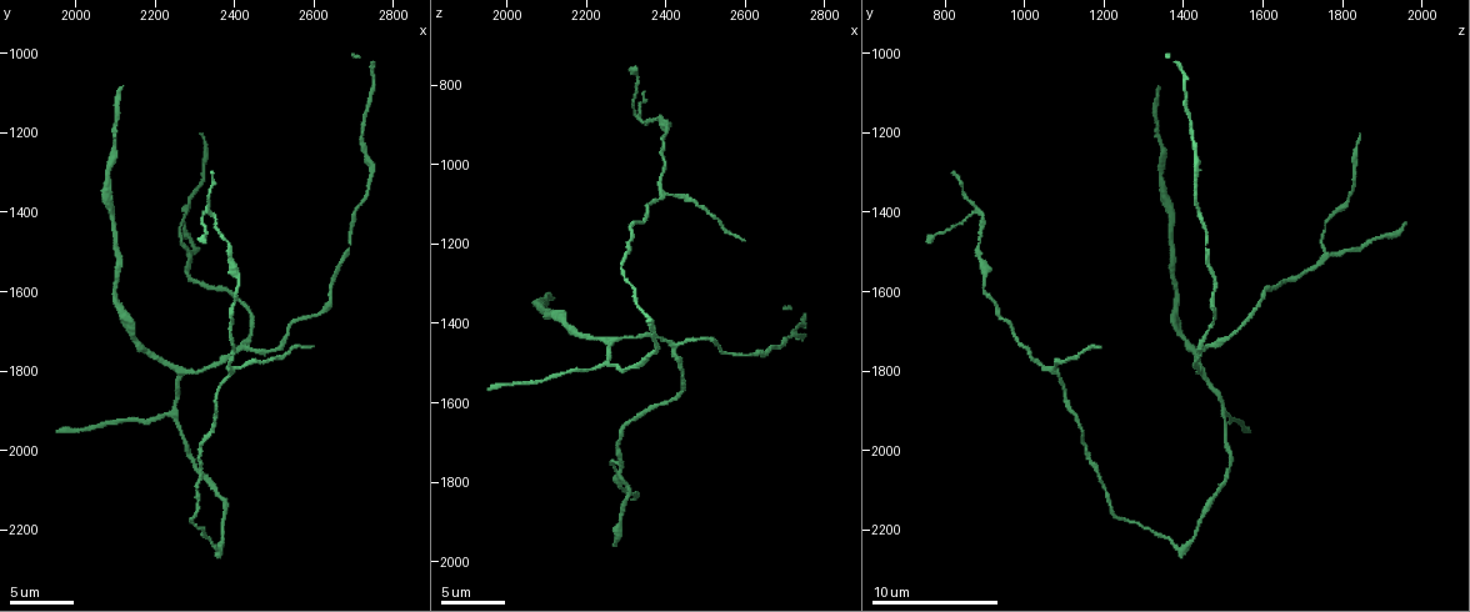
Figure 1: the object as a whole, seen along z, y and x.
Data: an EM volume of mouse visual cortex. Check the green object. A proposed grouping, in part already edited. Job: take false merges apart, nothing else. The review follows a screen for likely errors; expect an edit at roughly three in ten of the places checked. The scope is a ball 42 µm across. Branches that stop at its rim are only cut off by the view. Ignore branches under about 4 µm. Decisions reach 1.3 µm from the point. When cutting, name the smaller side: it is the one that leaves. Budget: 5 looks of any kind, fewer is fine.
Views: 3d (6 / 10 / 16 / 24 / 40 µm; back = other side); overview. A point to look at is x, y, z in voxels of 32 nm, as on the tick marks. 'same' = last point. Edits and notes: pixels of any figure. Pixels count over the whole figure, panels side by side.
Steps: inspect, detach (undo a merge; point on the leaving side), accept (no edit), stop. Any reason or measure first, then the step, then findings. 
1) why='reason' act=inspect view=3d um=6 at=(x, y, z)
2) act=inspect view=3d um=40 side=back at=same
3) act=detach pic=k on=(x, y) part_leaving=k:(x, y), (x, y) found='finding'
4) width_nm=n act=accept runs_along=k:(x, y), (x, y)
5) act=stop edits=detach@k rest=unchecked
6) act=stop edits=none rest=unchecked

why='three-way junction' act=inspect view=3d um=16 at=(2420, 1745, 1460)

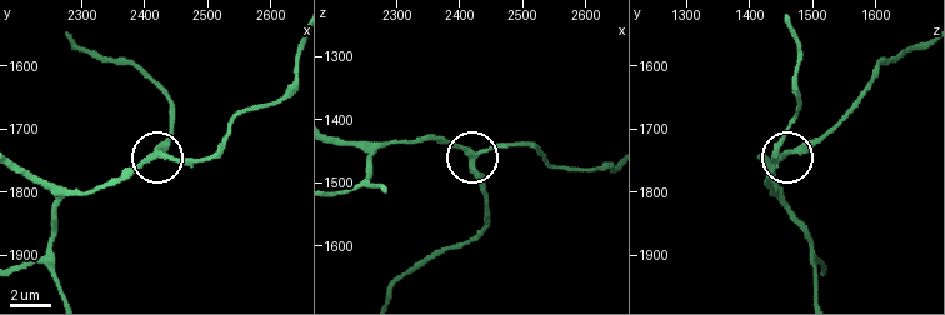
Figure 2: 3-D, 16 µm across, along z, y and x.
arms=3 act=accept runs_along=2:(816, 290), (808, 229), (770, 194), (770, 175), (829, 135) found='one cell here'

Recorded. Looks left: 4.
why='three-way junction' act=inspect view=3d um=10 at=(2290, 1505, 1765)

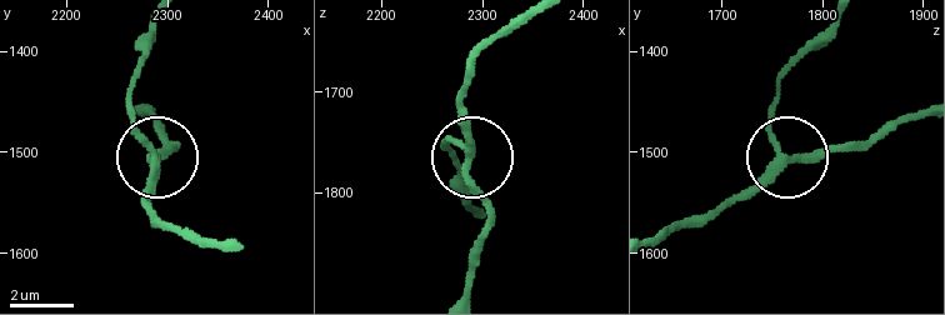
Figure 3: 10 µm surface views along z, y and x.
act=inspect view=3d um=10 side=back at=(2284, 1506, 1762)

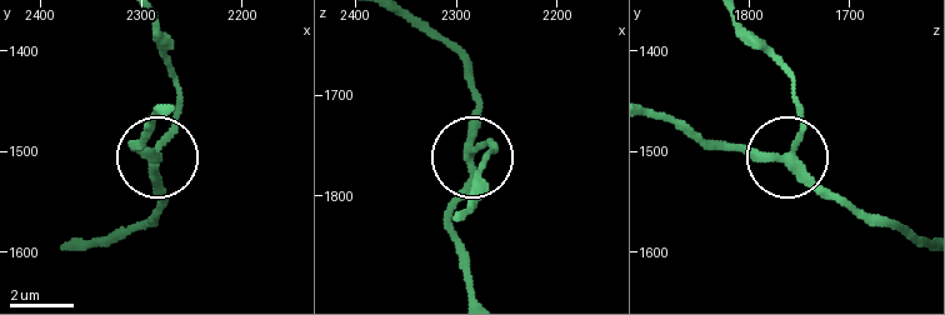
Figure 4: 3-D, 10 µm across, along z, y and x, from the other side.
width_nm=230 act=accept found='one cell here'

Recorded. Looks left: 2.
why='three arms meet' act=inspect view=3d um=10 at=(2275, 1800, 1440)

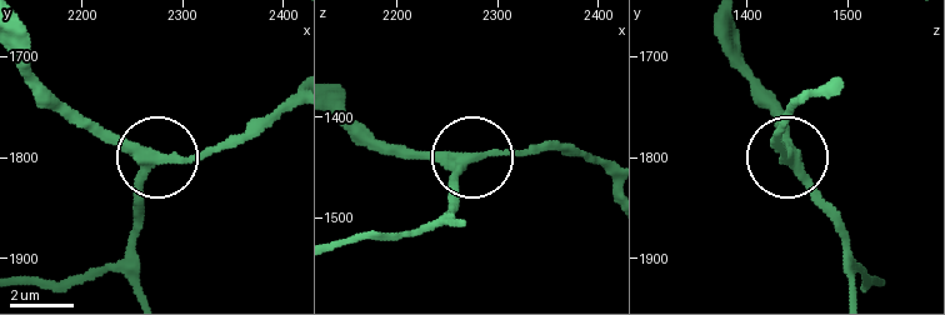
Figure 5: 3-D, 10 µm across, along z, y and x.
act=accept runs_along=5:(141, 290), (136, 185), (155, 155), (120, 150), (90, 124) found='continuous, no second cell'

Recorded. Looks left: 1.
act=stop edits=none rest=unchecked

